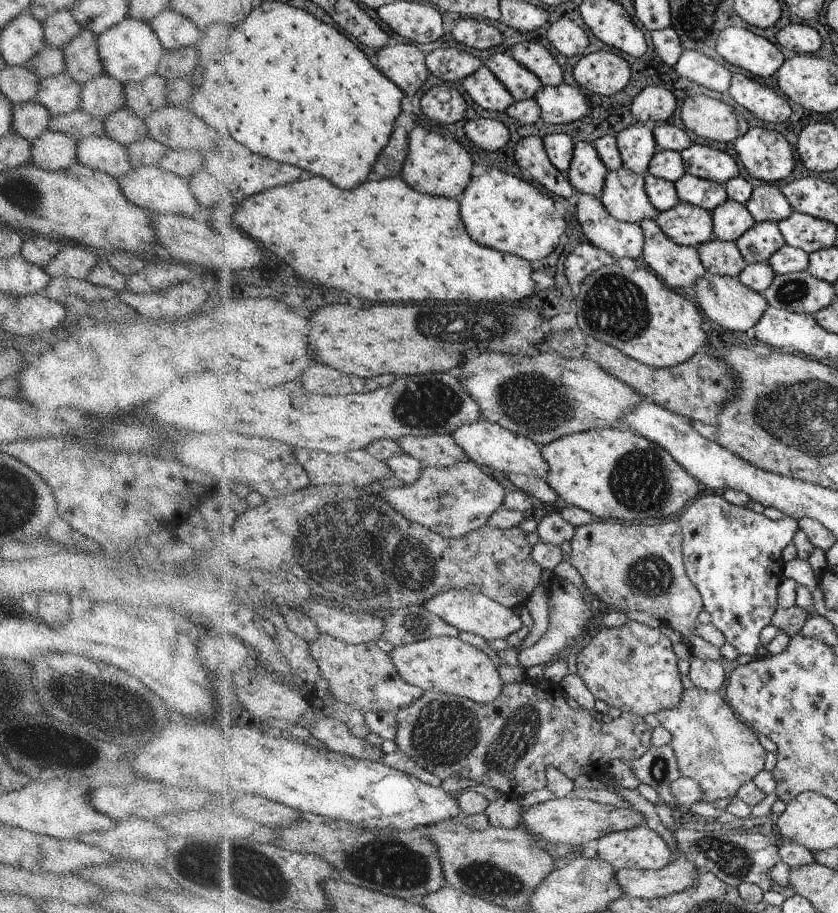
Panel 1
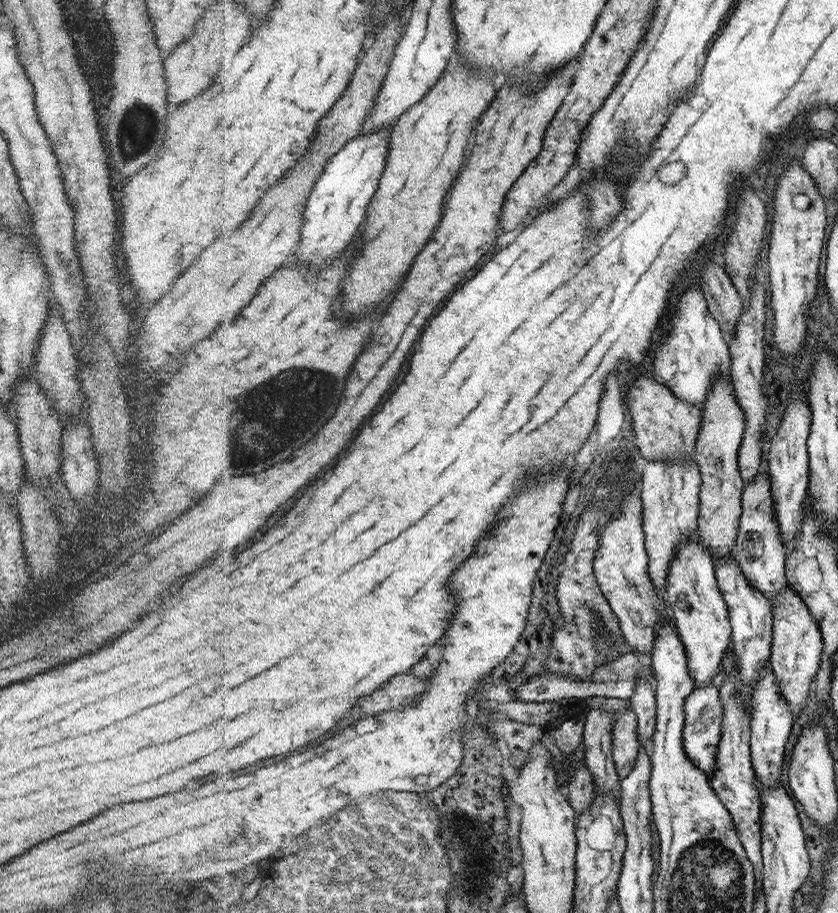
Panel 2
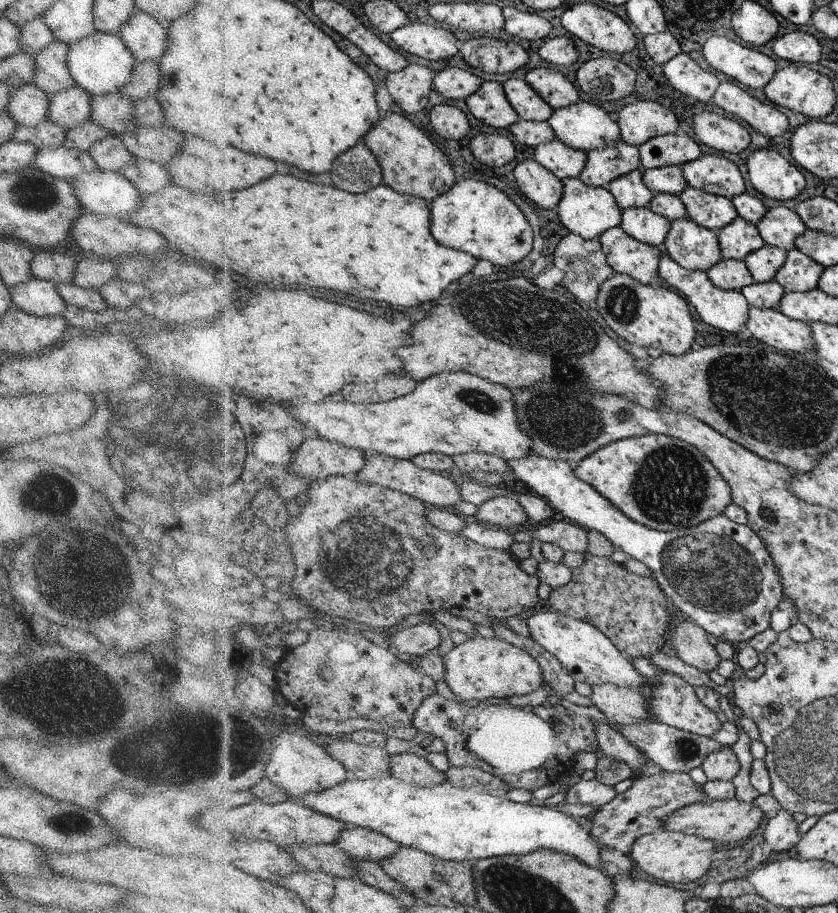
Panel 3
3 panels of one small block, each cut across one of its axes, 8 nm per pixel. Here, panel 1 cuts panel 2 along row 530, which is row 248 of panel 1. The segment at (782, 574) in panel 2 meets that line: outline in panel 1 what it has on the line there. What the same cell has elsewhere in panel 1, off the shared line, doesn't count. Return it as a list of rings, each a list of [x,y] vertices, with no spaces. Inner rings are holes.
[[[766,221],[755,223],[755,226],[748,230],[742,238],[735,240],[735,243],[747,264],[753,265],[766,263],[776,251],[786,244],[786,240],[777,223]]]

